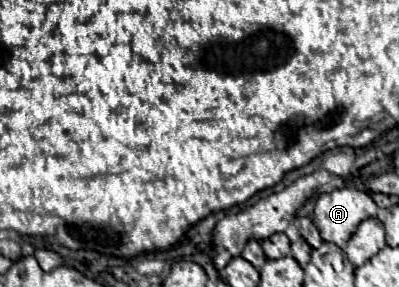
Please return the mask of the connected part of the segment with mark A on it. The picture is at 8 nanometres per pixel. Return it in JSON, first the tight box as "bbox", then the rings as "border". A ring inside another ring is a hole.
{"bbox":[311,188,377,248],"border":[[[337,188],[333,192],[319,194],[311,220],[323,242],[333,242],[339,248],[345,248],[357,226],[375,214],[377,206],[367,192],[357,188]]]}

